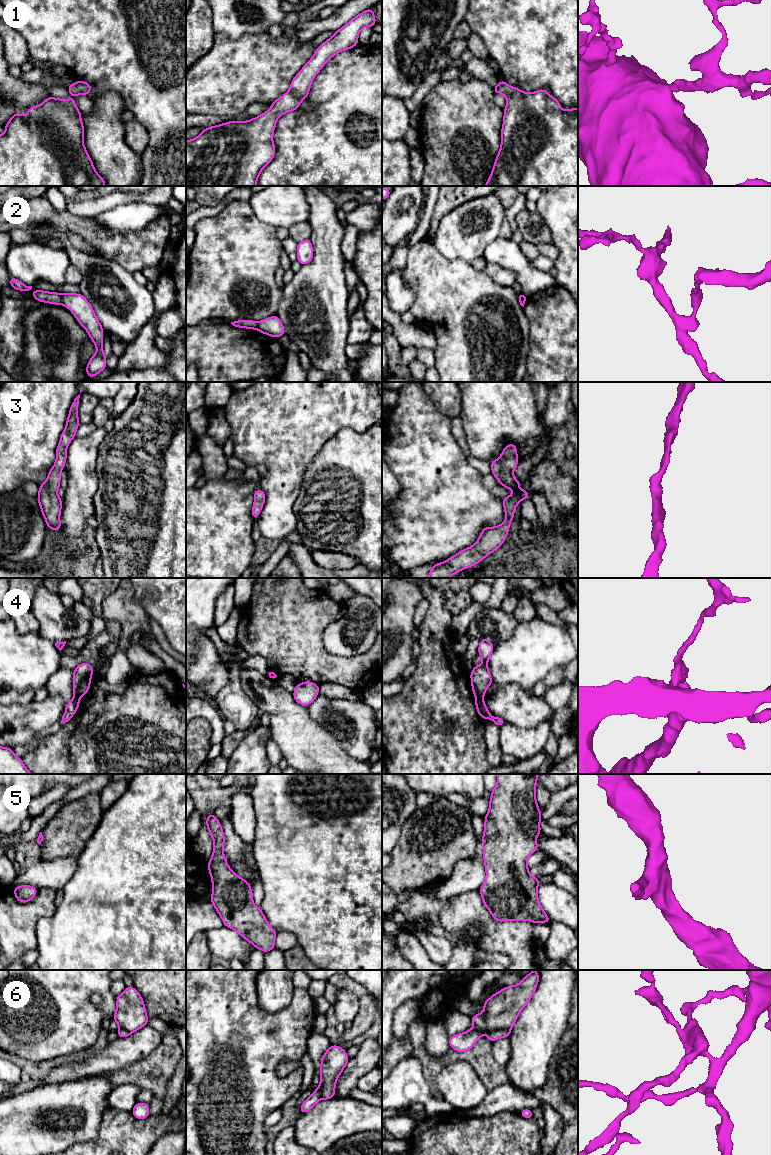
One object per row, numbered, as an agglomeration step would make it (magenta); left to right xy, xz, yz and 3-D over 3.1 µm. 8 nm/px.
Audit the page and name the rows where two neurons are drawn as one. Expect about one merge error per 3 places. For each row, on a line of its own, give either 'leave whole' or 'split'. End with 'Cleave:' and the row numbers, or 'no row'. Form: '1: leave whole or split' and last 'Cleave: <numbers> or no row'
1: leave whole
2: split
3: leave whole
4: split
5: leave whole
6: leave whole
Cleave: 2, 4

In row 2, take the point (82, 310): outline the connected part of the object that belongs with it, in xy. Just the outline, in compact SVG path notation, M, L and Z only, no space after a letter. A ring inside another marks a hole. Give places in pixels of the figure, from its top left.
M62 294L62 305L67 307L88 332L89 337L97 348L96 353L90 358L86 366L86 374L93 378L106 369L106 355L103 352L103 327L96 317L91 304L80 294Z

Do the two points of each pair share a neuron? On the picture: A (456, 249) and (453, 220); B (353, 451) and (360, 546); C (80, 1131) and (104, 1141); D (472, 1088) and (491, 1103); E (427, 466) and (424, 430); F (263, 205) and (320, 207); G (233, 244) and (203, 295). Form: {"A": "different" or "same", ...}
{"A": "same", "B": "same", "C": "different", "D": "different", "E": "same", "F": "different", "G": "same"}

